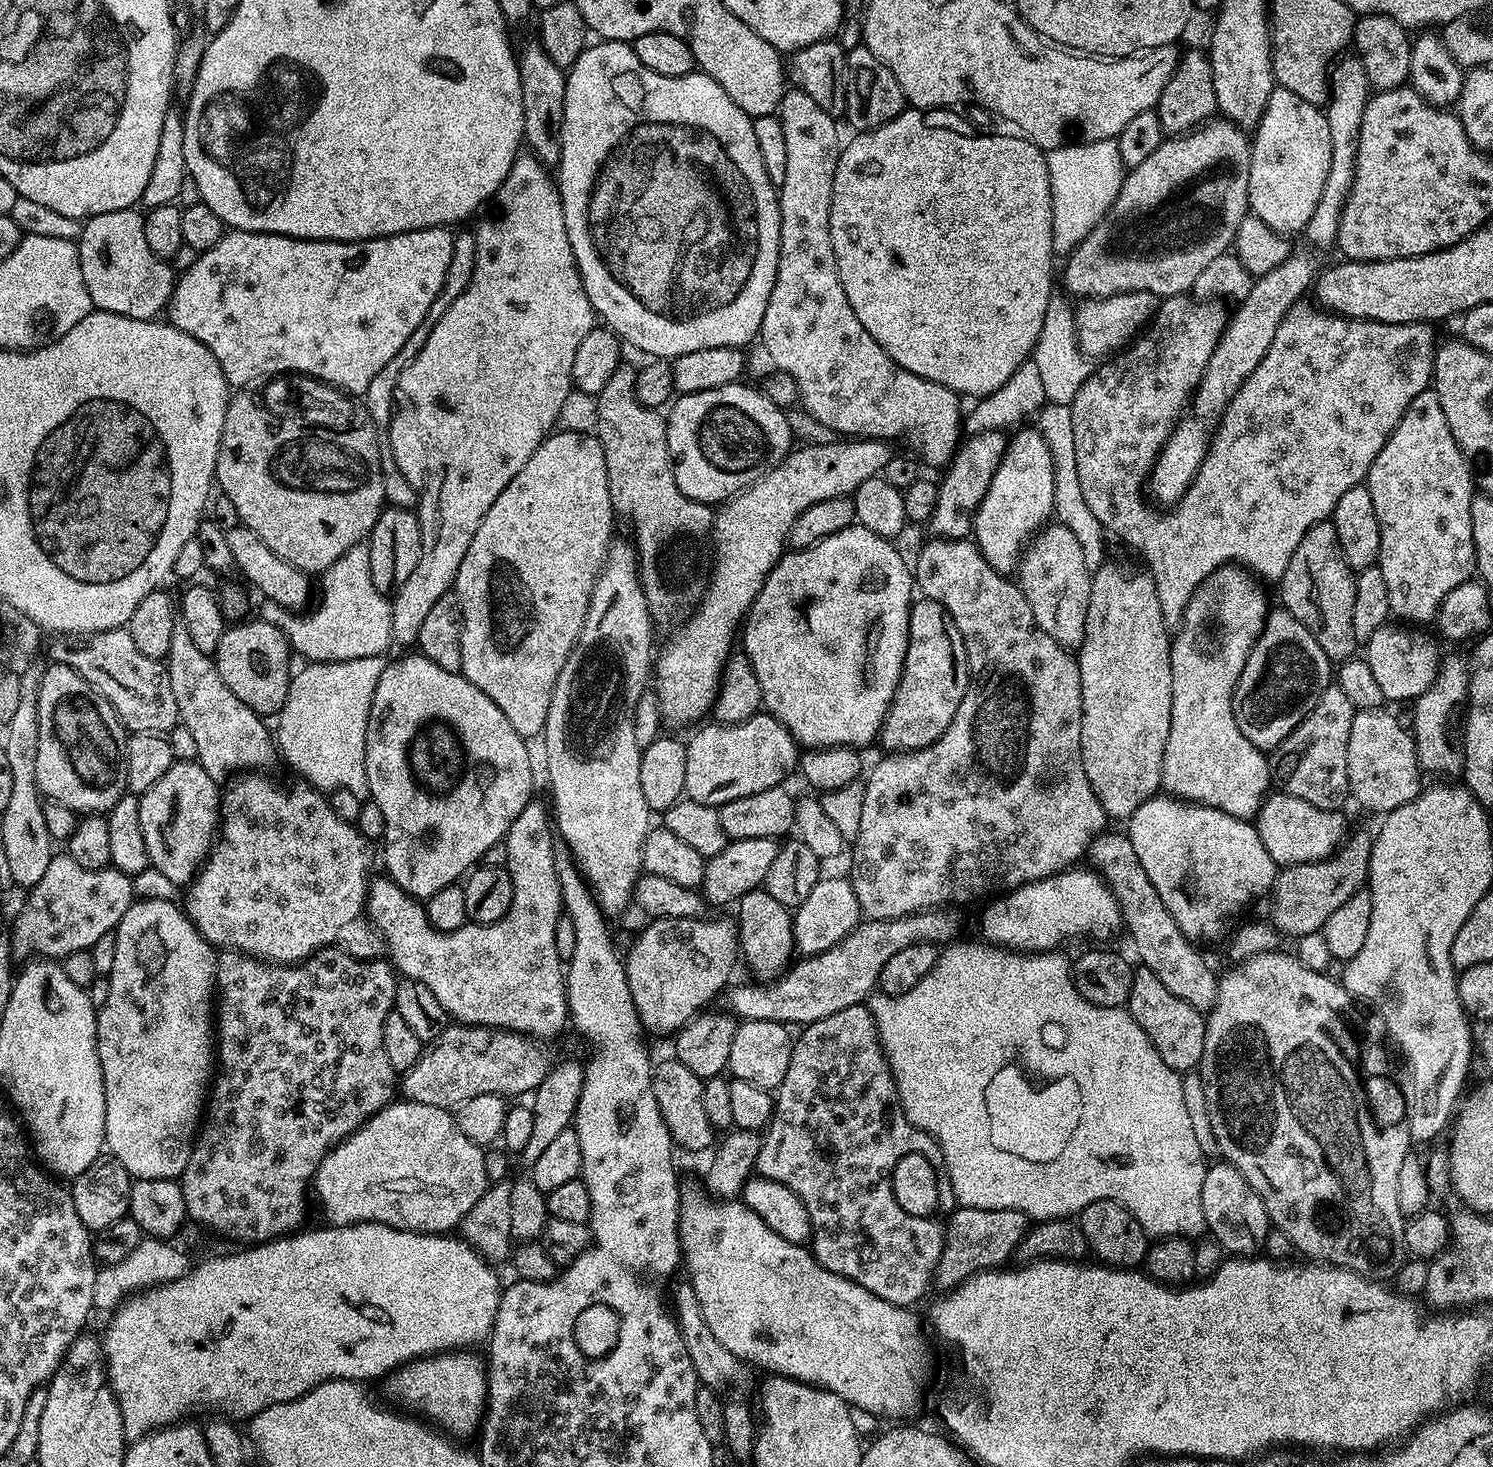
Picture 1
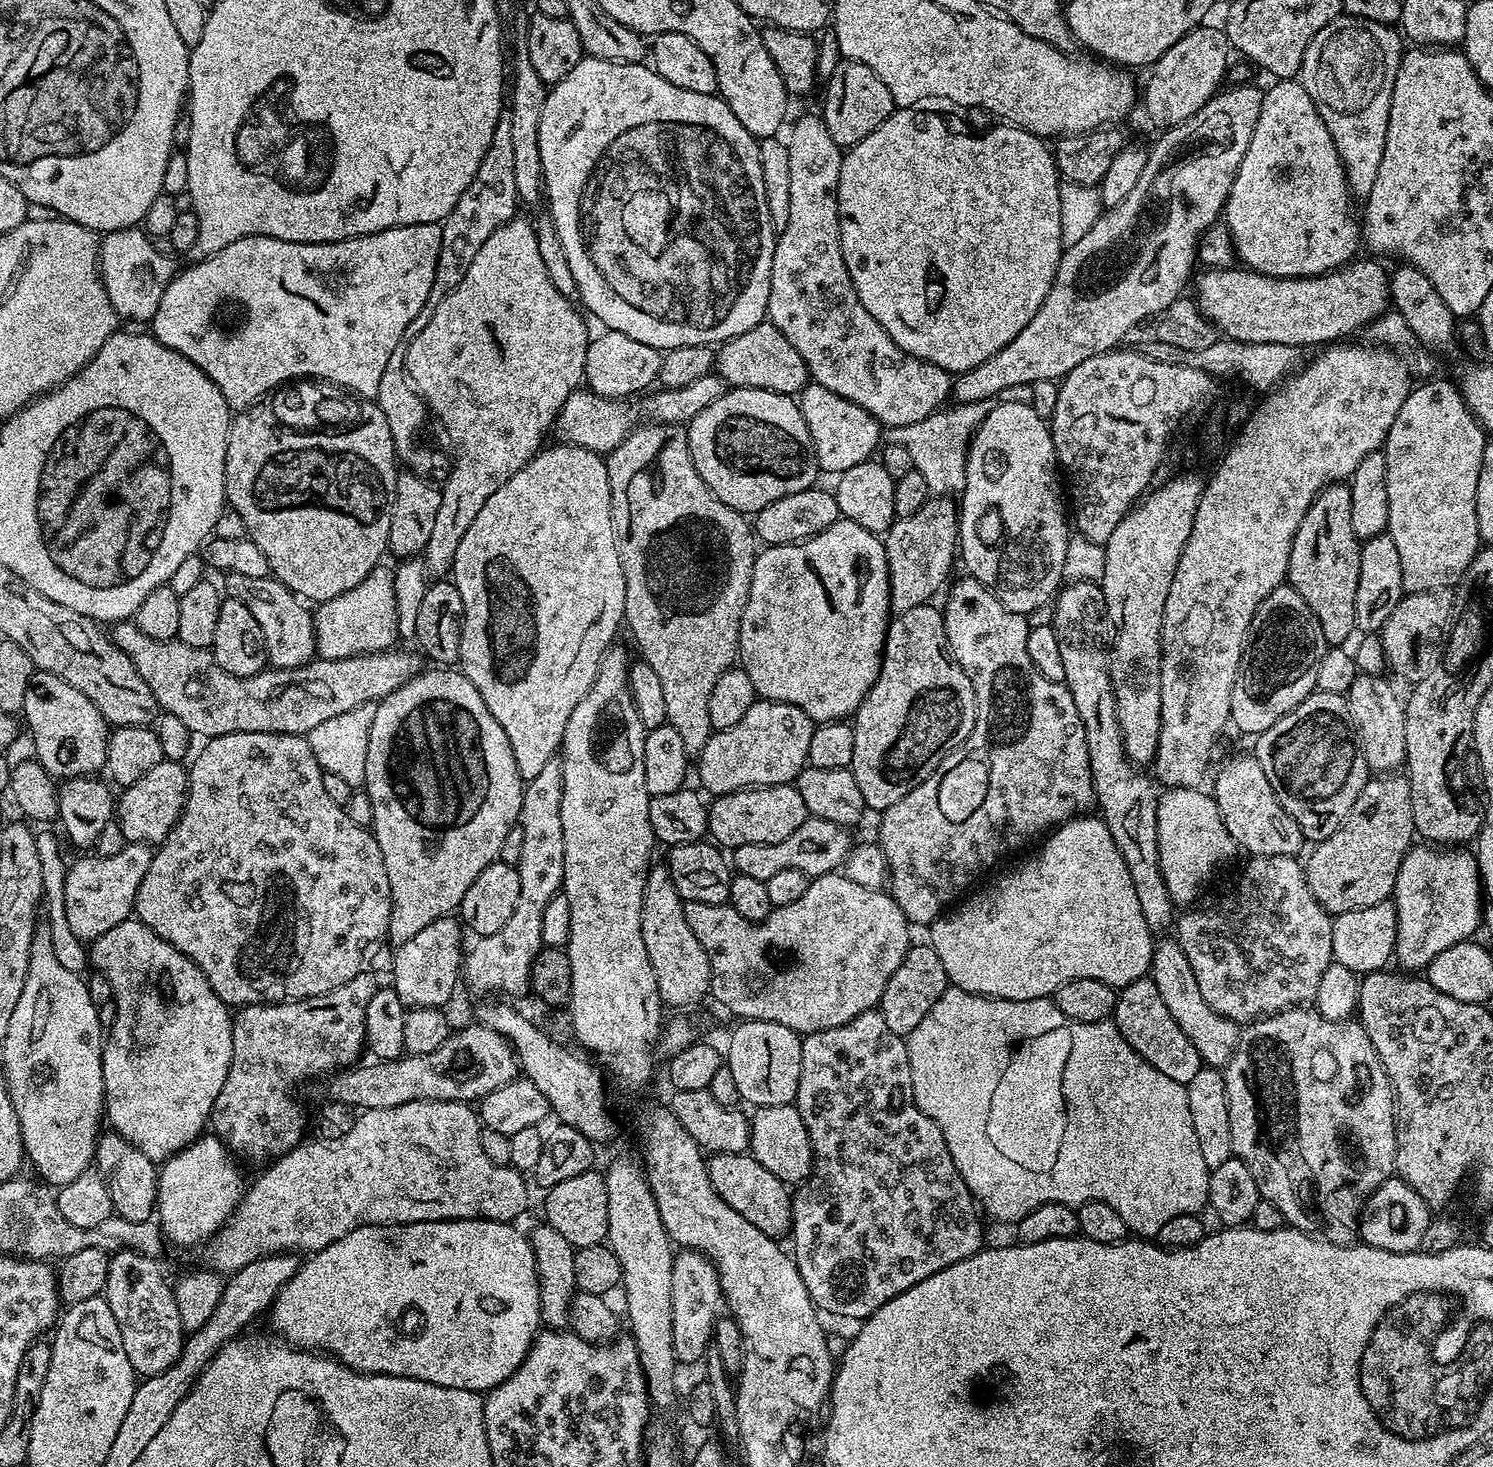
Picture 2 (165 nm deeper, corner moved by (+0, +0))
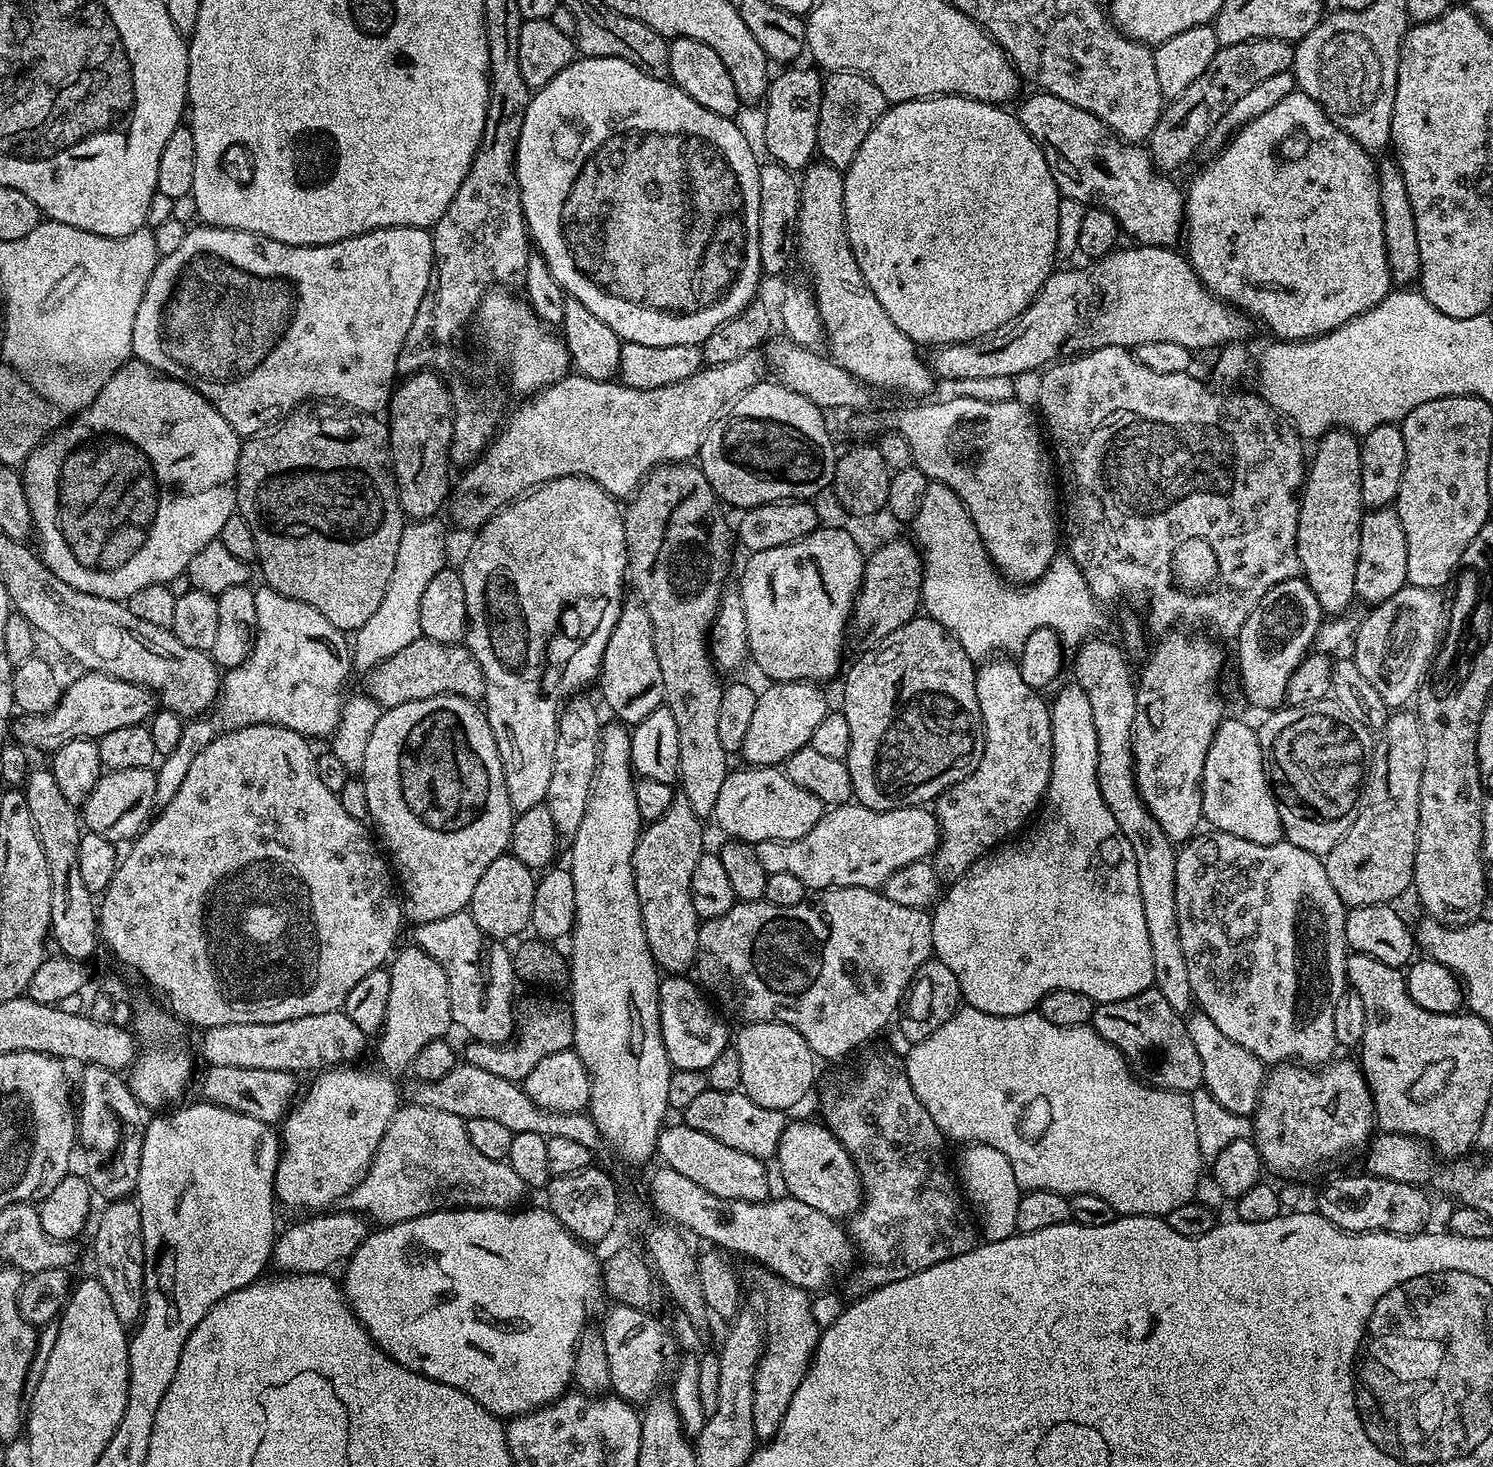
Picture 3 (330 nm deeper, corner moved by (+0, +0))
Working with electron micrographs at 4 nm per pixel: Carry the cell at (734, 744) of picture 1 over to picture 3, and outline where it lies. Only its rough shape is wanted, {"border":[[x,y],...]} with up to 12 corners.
{"border":[[819,683],[767,685],[740,752],[783,765],[830,711]]}

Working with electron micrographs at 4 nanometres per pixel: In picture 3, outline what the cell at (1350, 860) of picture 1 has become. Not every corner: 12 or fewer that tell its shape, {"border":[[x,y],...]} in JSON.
{"border":[[1375,737],[1352,825],[1322,858],[1348,908],[1412,888],[1426,742]]}

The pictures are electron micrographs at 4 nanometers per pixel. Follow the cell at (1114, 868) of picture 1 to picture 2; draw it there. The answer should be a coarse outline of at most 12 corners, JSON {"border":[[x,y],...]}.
{"border":[[1175,939],[1150,979],[1207,1067],[1223,1069],[1241,1025],[1218,1014]]}

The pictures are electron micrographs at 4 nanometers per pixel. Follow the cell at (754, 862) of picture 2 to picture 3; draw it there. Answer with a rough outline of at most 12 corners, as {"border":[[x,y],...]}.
{"border":[[829,807],[802,838],[755,844],[805,889],[875,888],[928,860],[927,807]]}

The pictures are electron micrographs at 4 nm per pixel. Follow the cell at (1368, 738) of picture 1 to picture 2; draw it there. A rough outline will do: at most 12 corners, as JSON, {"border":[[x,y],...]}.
{"border":[[1383,675],[1346,694],[1369,769],[1406,754],[1405,701]]}

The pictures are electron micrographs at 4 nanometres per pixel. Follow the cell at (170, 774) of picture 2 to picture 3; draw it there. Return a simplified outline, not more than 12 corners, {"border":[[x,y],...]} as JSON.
{"border":[[152,768],[105,771],[83,827],[113,842],[153,815]]}

